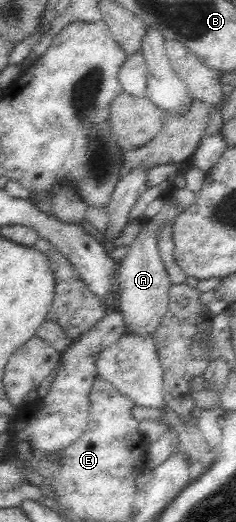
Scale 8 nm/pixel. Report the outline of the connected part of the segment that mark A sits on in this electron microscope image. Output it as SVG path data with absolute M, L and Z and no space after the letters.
M164 207L151 219L144 219L141 232L118 264L119 289L116 312L122 314L125 333L133 333L136 337L148 337L160 327L162 317L166 315L172 284L158 252L157 229L162 222L173 220L176 215L178 212L172 207Z

